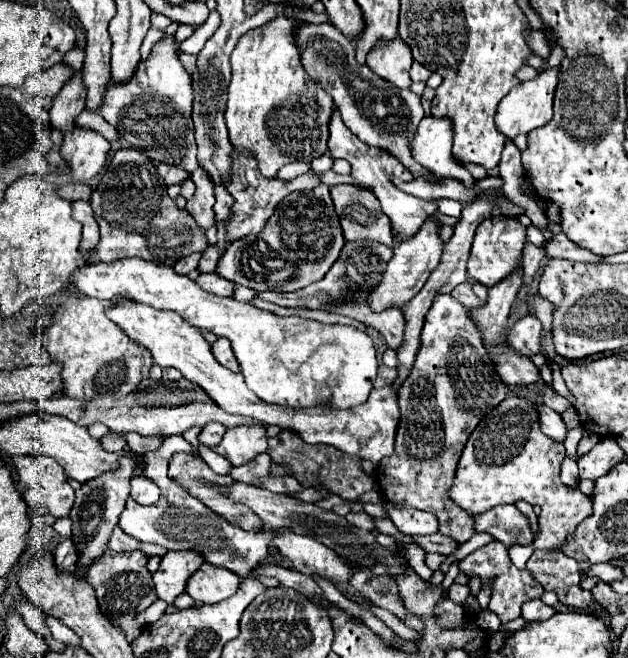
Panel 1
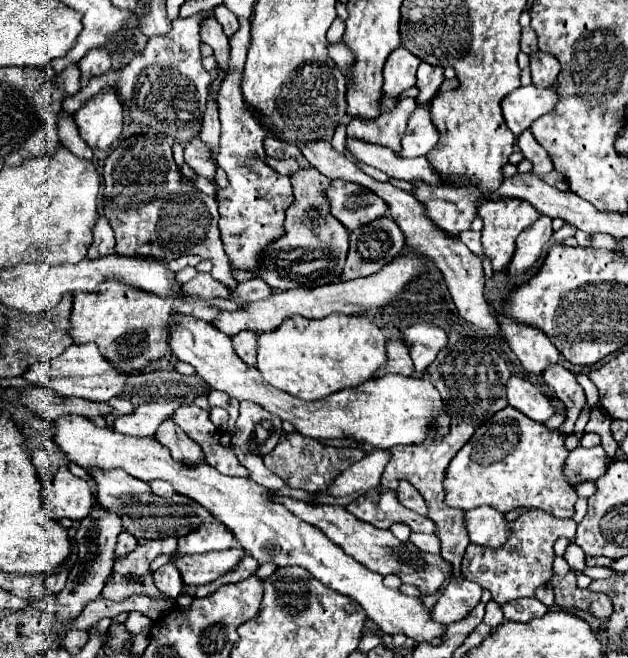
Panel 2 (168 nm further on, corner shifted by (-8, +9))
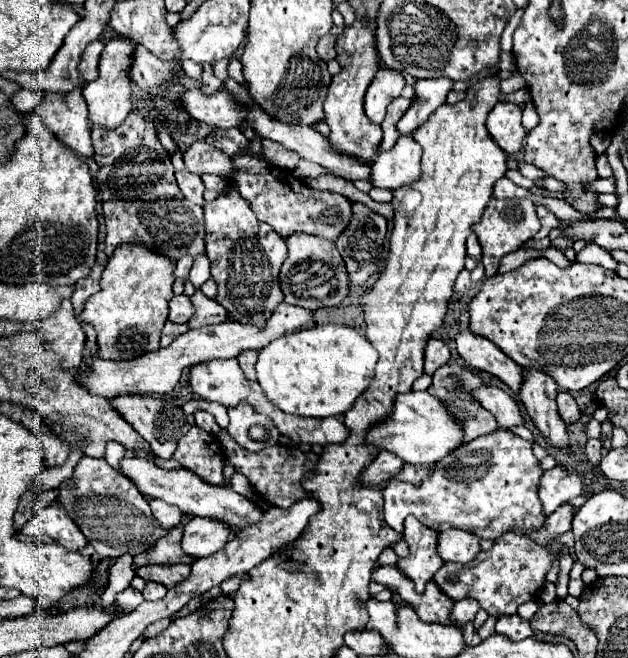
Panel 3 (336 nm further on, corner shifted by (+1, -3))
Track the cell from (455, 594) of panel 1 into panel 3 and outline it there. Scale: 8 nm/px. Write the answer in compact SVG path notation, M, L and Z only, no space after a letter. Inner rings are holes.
M473 598L457 600L451 608L451 624L457 628L463 628L467 622L475 620L475 614L479 610L479 602Z

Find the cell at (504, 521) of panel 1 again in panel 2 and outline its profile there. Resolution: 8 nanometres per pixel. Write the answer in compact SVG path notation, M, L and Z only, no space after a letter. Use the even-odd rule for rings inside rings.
M476 508L464 512L466 530L470 536L470 544L500 548L508 538L508 522L504 514L498 514L494 508Z

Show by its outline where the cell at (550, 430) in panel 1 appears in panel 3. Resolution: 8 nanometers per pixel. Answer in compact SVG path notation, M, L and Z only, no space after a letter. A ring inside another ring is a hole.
M481 386L479 390L471 392L471 396L483 404L483 408L487 408L495 418L497 424L501 428L513 428L513 426L521 426L523 424L523 416L519 410L519 404L501 388L493 388L493 386Z

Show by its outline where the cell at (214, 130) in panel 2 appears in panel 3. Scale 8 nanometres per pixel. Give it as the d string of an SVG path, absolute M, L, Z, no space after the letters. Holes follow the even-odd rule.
M205 62L205 64L203 64L203 94L209 96L211 92L217 92L221 86L223 86L223 82L221 82L219 78L213 76L213 72L211 72L211 64Z

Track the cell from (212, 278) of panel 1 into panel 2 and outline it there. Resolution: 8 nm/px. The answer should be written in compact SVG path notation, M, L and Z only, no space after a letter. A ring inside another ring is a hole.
M196 274L196 278L192 278L190 282L186 282L182 286L182 292L186 296L198 296L198 298L226 298L228 296L228 288L224 284L220 284L218 280L214 280L210 274Z

